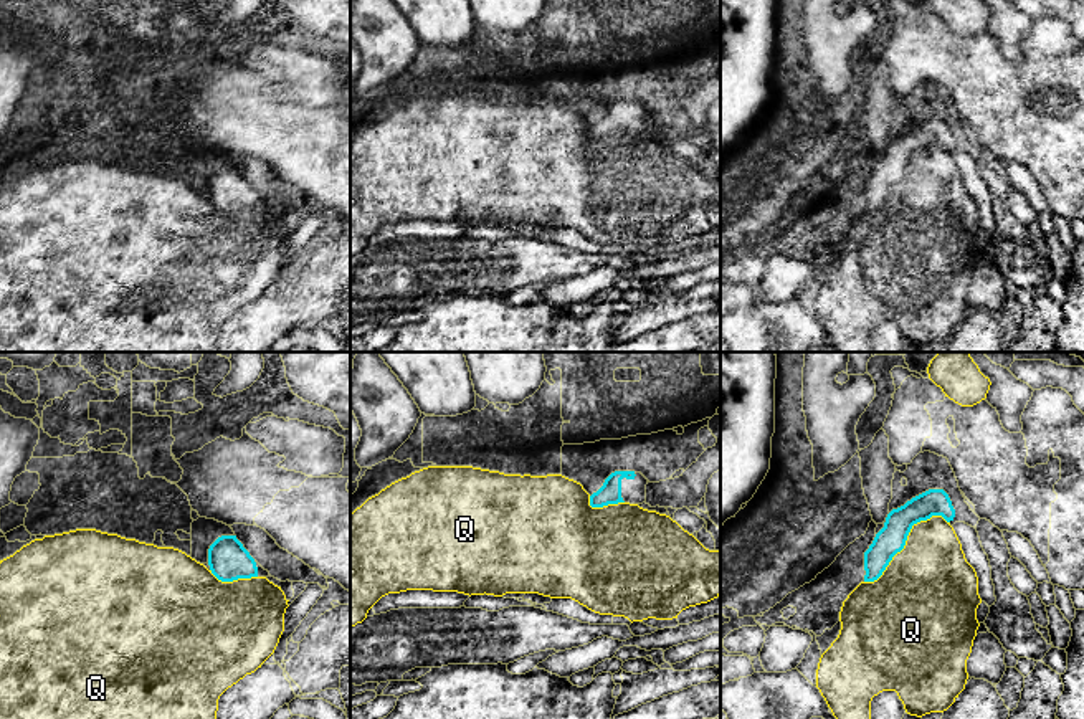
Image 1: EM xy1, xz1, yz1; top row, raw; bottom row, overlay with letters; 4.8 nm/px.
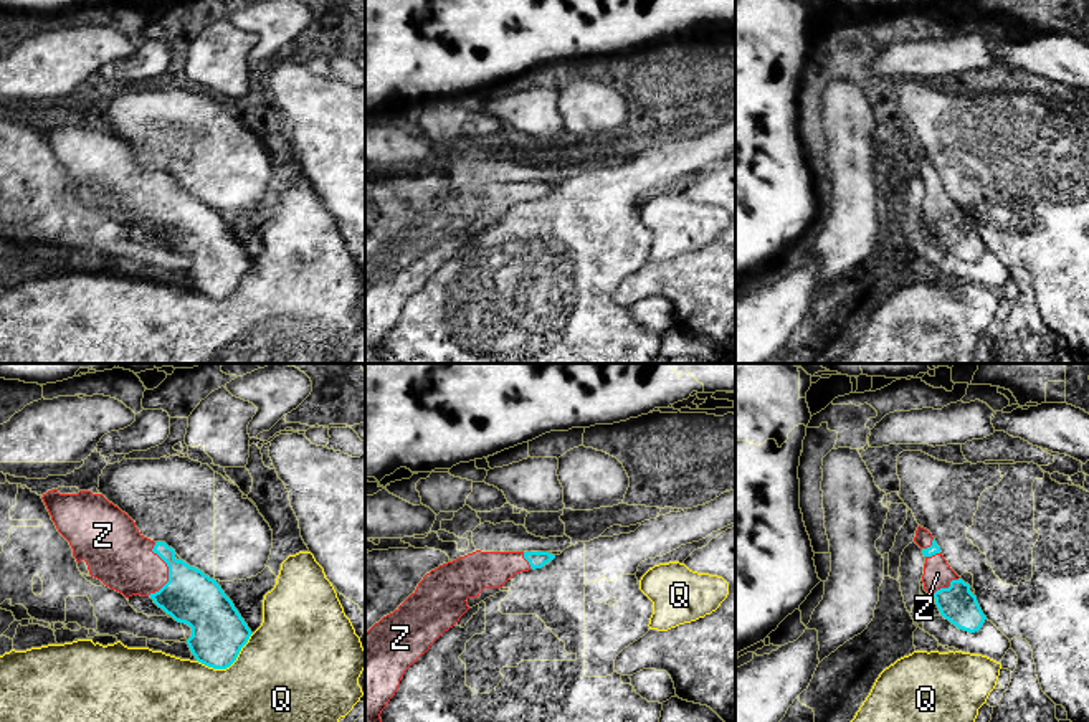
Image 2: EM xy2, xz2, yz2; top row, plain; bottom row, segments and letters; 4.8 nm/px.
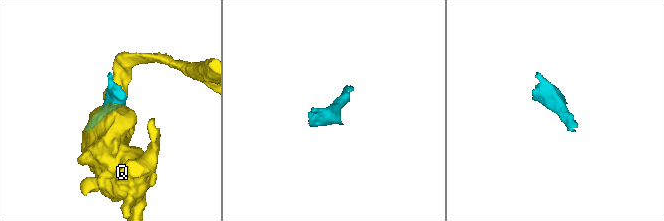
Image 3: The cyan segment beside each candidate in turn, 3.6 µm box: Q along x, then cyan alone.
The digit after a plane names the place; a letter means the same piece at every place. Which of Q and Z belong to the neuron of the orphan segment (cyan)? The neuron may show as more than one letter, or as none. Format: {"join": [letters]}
{"join": ["Z"]}

